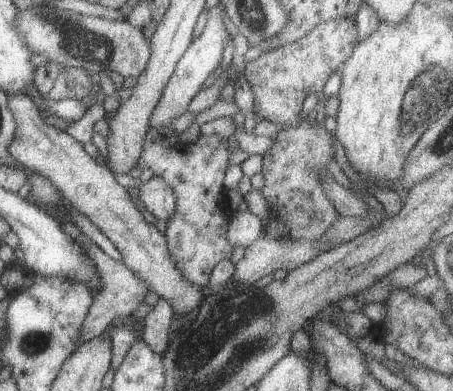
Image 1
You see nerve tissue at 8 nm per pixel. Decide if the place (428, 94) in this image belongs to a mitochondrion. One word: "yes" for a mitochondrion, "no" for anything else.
yes

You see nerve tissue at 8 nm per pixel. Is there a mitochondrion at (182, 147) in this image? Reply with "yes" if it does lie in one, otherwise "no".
no

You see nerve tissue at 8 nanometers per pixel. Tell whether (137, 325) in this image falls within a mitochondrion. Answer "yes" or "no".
no

